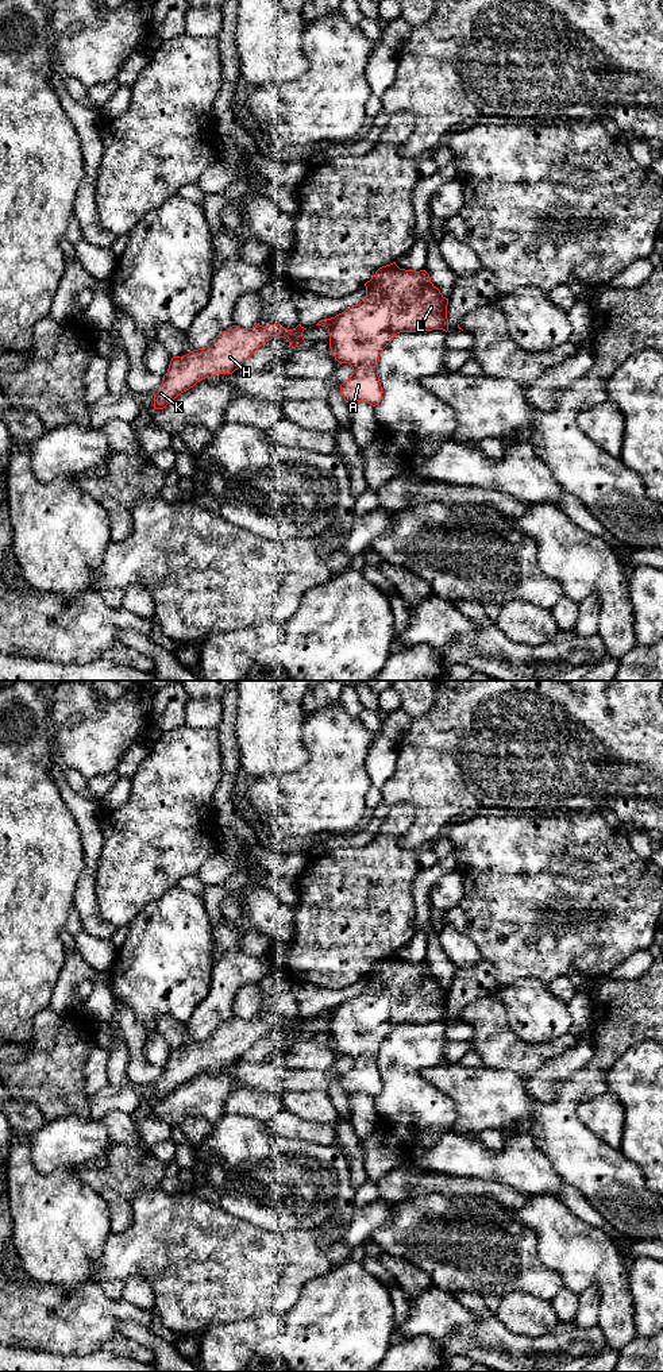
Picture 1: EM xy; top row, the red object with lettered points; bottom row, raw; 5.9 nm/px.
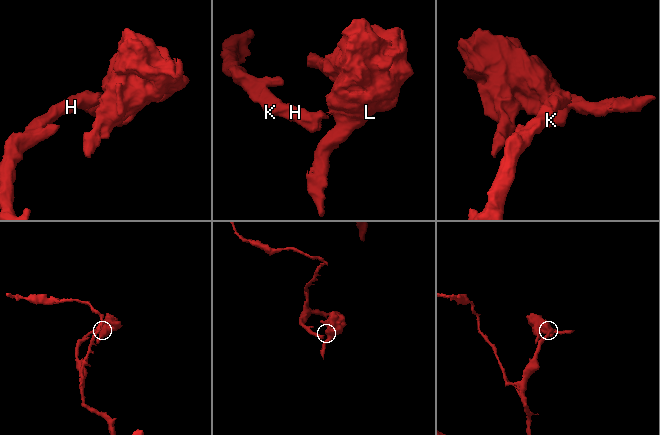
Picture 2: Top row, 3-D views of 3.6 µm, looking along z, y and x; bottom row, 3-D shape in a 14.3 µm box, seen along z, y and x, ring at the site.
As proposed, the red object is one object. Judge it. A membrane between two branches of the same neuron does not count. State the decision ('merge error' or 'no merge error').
merge error

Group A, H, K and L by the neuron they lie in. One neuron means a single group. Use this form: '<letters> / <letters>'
A L / H K

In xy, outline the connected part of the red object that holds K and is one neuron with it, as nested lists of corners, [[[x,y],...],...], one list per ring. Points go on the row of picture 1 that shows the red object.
[[[277,323],[267,327],[257,324],[254,328],[232,325],[219,334],[205,348],[193,350],[184,357],[173,357],[162,384],[153,392],[154,409],[163,409],[181,393],[205,378],[232,374],[273,338],[286,339],[292,348],[304,346],[305,329],[301,324],[293,329],[286,329]]]

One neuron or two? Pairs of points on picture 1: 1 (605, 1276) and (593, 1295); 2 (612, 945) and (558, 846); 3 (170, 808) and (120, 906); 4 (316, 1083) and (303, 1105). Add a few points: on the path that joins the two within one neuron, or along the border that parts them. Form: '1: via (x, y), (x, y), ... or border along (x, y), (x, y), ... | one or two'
1: border along (588, 1287), (594, 1287), (601, 1295), (598, 1321) | two
2: via (612, 914), (612, 878), (608, 868), (589, 850) | one
3: via (162, 832), (149, 846), (126, 882) | one
4: border along (327, 1090), (288, 1090), (282, 1094) | two

